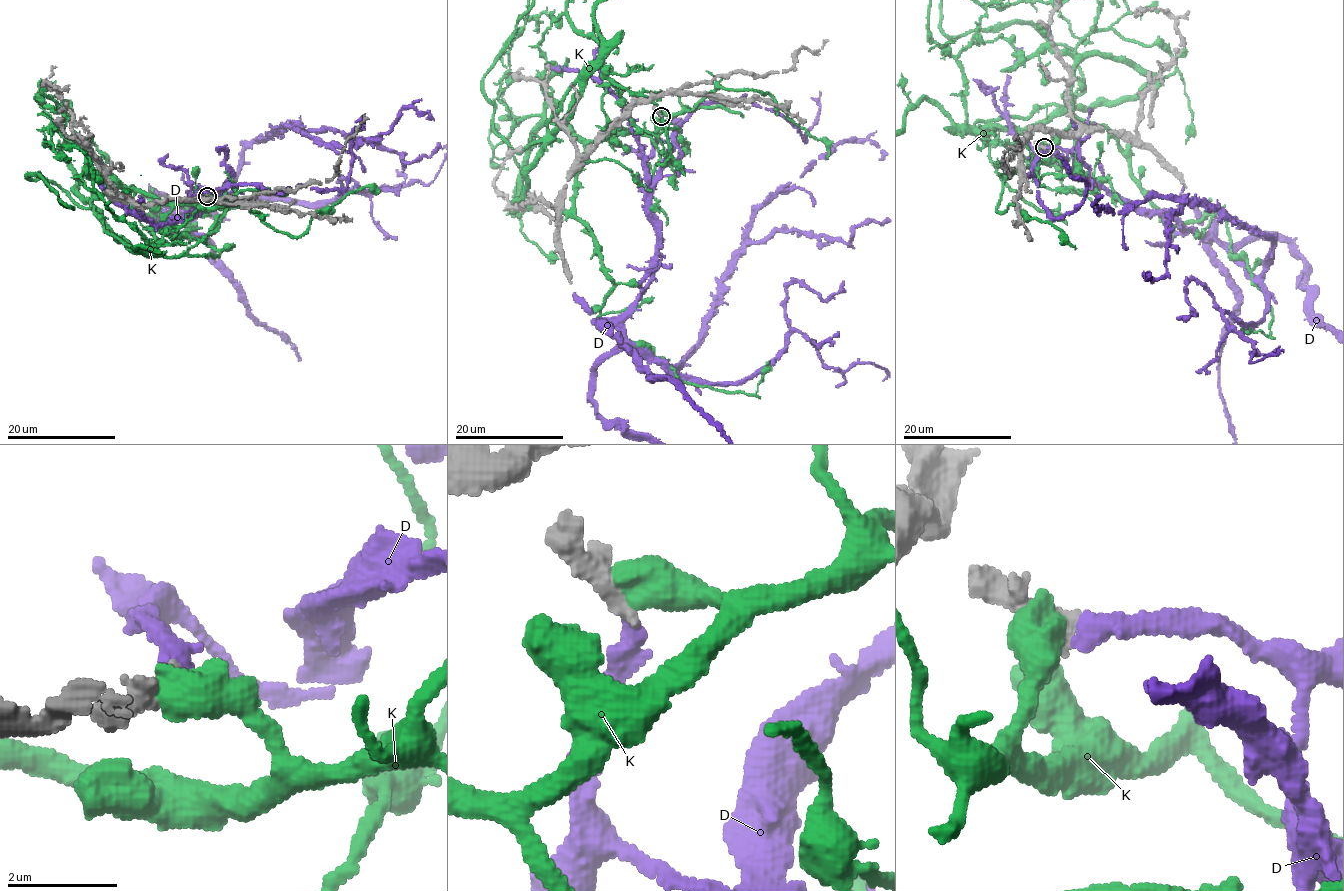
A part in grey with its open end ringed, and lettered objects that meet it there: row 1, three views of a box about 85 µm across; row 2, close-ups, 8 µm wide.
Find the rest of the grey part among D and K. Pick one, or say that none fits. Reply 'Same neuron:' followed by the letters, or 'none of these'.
Same neuron: D

